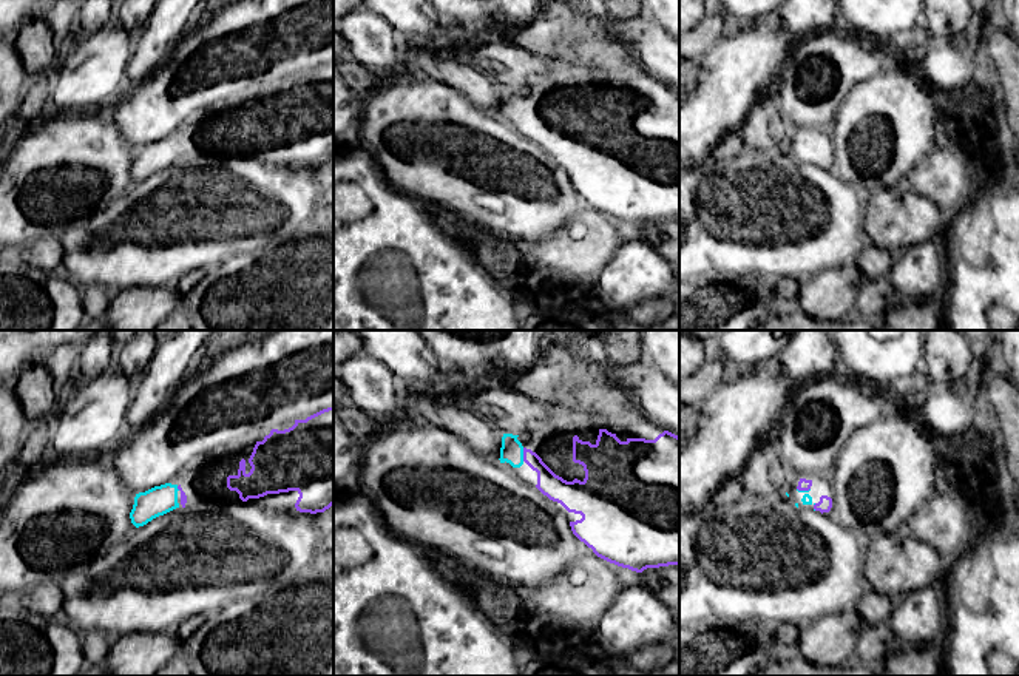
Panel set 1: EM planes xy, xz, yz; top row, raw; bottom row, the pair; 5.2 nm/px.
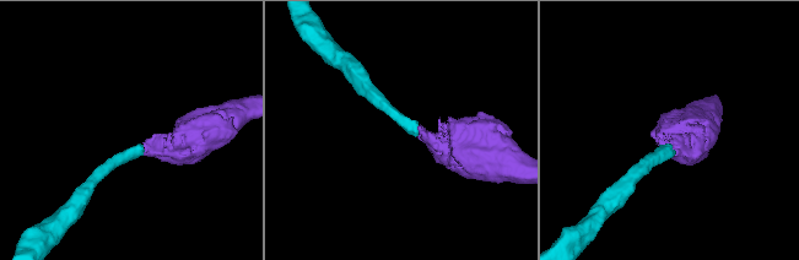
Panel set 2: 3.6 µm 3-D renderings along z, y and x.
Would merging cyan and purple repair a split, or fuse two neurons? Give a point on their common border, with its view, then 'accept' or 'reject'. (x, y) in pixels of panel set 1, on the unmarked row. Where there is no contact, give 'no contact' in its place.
contact xz (522, 108); accept

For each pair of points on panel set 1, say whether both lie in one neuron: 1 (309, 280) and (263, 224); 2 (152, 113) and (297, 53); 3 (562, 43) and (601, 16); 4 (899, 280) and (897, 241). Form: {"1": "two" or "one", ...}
{"1": "two", "2": "one", "3": "two", "4": "two"}

